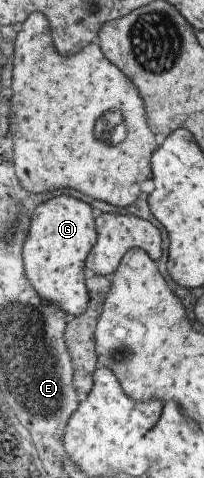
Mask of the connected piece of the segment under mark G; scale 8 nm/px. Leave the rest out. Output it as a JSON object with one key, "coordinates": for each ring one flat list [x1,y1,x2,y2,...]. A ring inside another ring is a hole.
{"coordinates":[[58,195,37,205,21,245,21,261,27,283,43,301,57,305,63,313,73,317,81,315,88,306,83,278,84,261,95,240,89,204,67,195]]}

